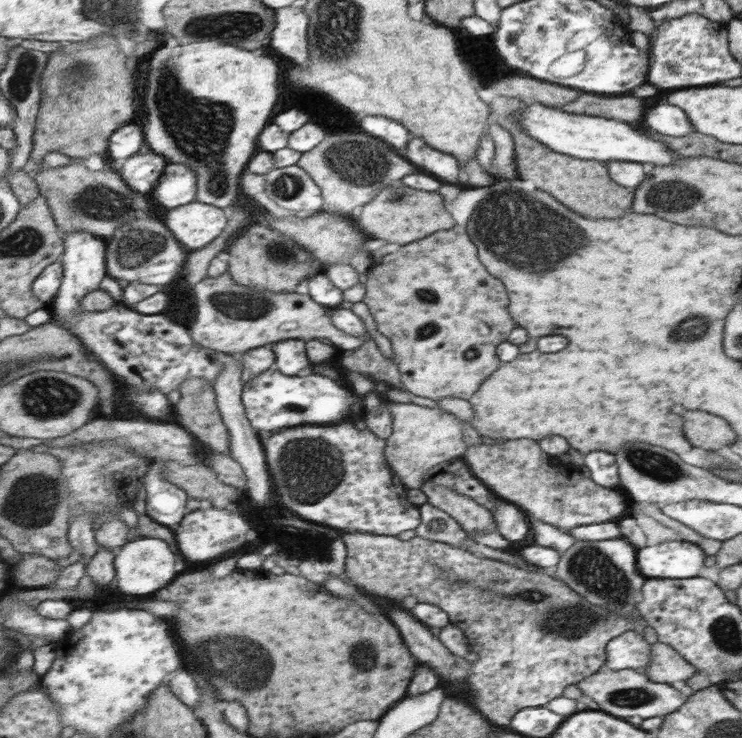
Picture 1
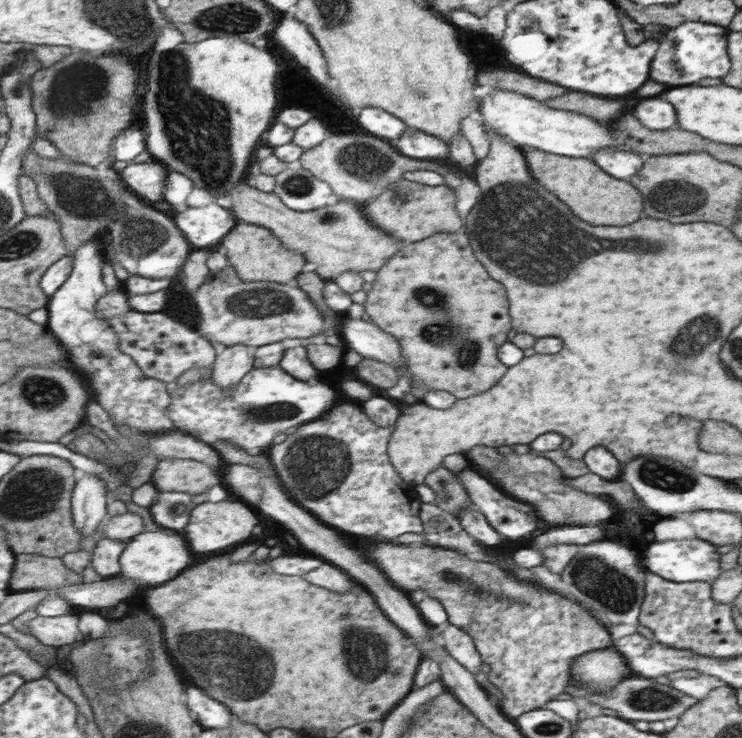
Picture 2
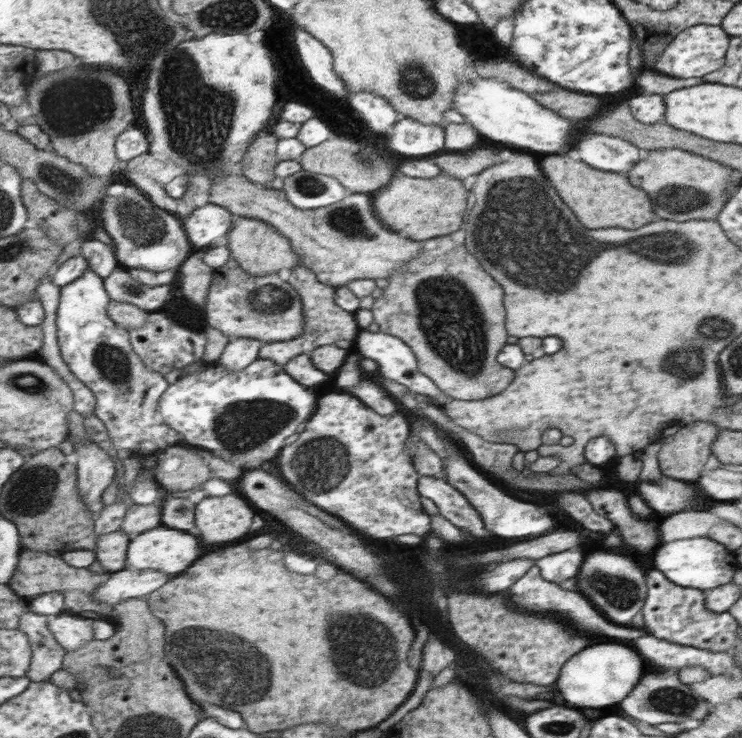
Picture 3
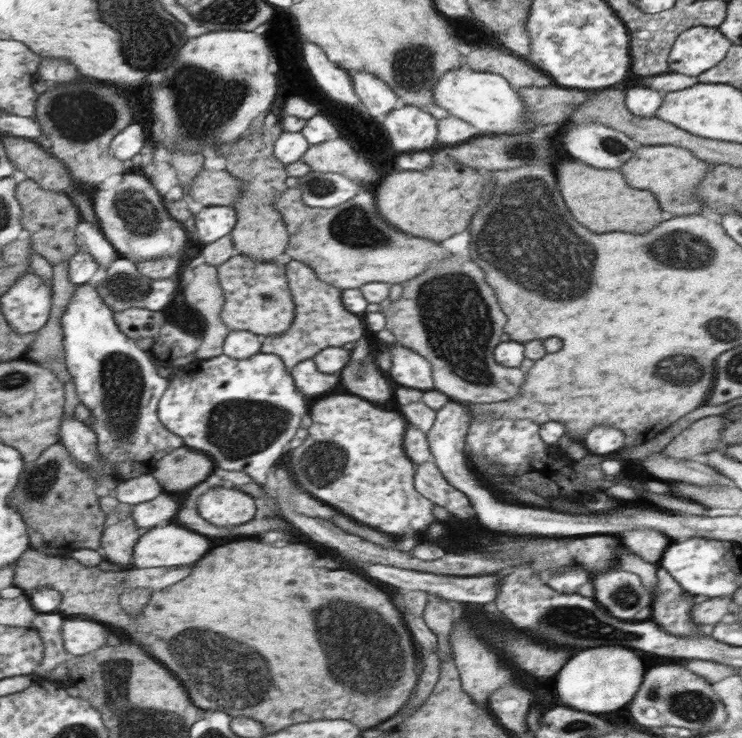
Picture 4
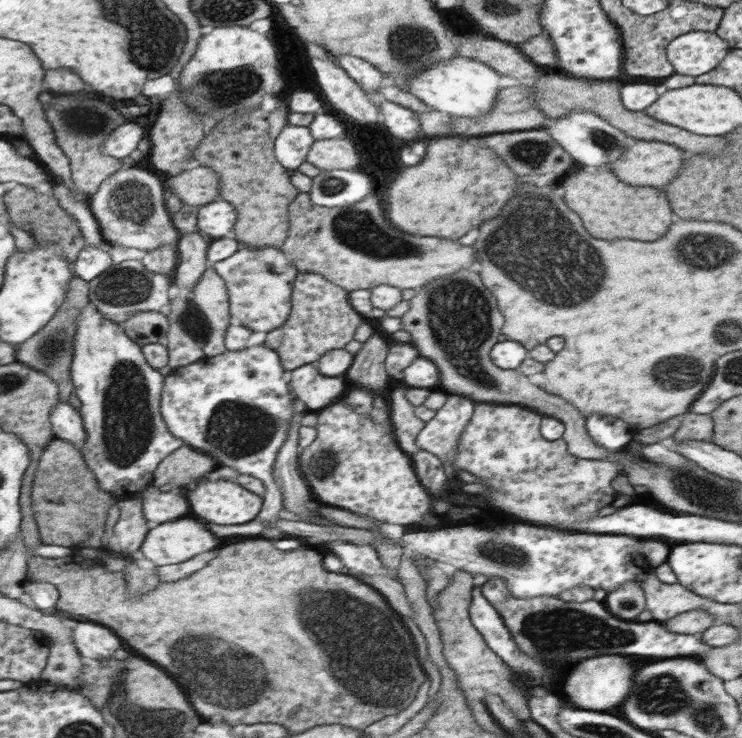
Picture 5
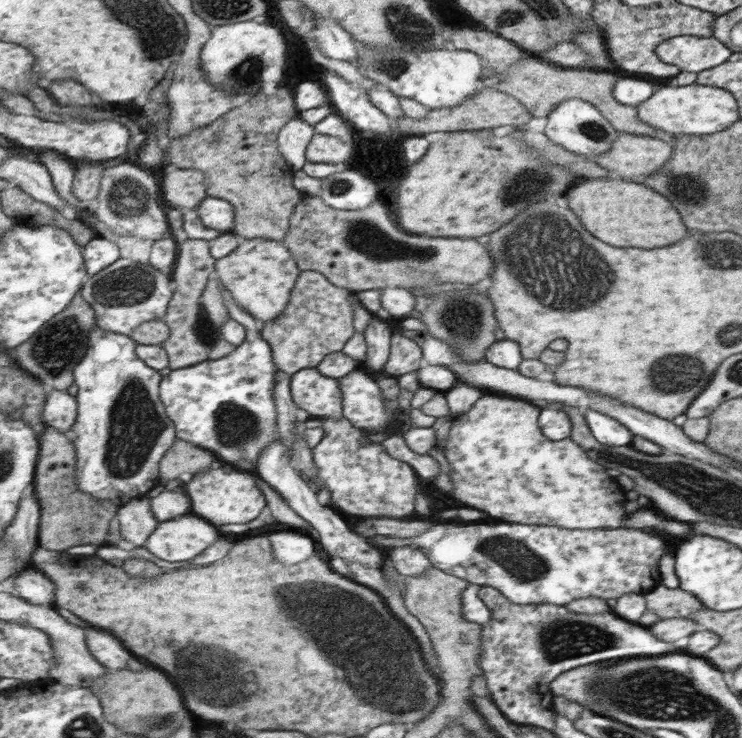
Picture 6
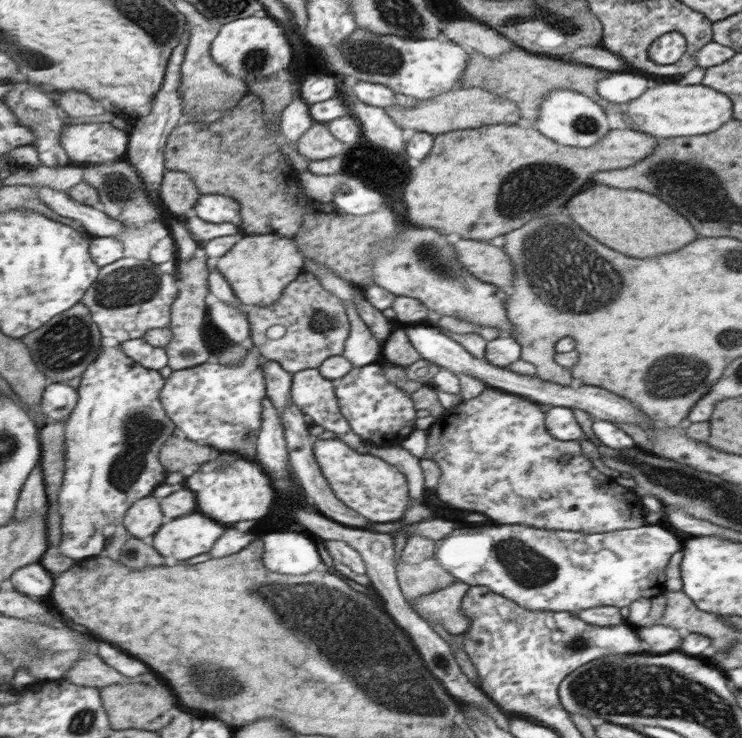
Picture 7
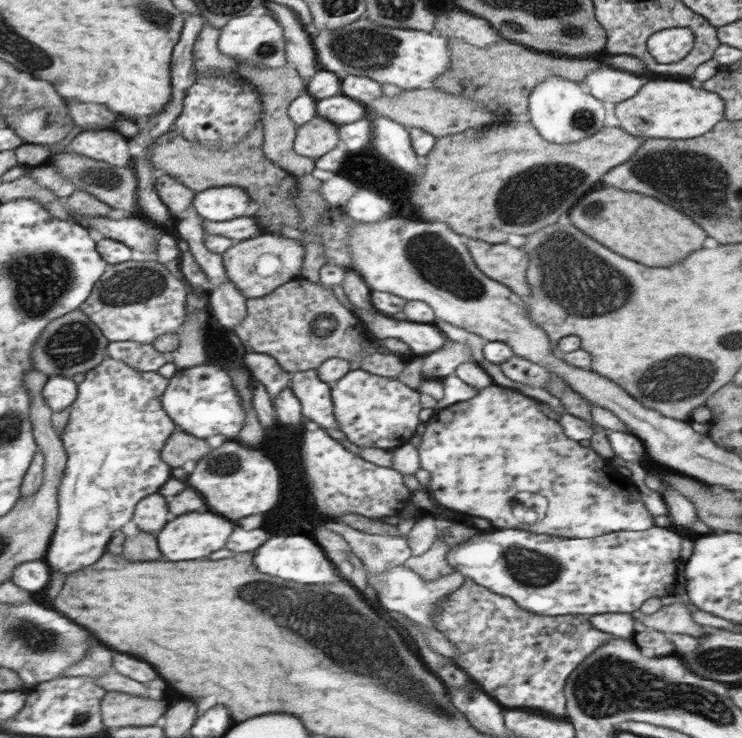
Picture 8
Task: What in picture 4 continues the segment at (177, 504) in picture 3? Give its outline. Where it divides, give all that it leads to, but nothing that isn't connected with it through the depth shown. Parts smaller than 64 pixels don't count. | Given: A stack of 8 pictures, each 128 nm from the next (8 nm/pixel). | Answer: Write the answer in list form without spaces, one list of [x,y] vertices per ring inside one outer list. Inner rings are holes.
[[[180,508],[176,514],[176,522],[184,524],[186,528],[192,528],[194,532],[204,534],[204,536],[214,536],[214,538],[224,538],[224,536],[254,536],[262,534],[264,530],[278,530],[284,528],[284,520],[280,518],[252,518],[248,524],[234,528],[234,530],[224,530],[208,524],[204,518],[194,508]]]

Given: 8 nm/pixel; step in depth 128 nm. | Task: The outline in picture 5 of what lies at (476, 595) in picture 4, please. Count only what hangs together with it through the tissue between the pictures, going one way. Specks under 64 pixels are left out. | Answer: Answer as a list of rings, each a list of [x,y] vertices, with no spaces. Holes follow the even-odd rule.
[[[344,542],[344,556],[338,556],[338,558],[351,573],[395,578],[394,572],[384,567],[384,564],[378,560],[374,548],[370,548],[370,546],[354,546],[354,544]]]

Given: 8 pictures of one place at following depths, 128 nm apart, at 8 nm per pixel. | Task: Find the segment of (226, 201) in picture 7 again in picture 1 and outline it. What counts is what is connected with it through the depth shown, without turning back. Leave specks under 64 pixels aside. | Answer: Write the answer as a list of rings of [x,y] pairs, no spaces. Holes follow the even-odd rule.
[[[198,201],[170,209],[163,220],[172,236],[188,250],[209,247],[230,223],[220,208]]]

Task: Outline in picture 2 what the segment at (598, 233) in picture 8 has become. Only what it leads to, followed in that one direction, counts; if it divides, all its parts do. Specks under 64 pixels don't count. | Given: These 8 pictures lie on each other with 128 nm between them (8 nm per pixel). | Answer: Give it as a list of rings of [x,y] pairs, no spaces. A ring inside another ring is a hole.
[[[530,146],[519,147],[523,152],[533,182],[540,182],[550,192],[556,192],[576,216],[588,220],[588,224],[614,224],[624,226],[640,220],[642,214],[642,196],[634,185],[618,178],[612,178],[600,168],[594,160],[572,158],[541,151]]]

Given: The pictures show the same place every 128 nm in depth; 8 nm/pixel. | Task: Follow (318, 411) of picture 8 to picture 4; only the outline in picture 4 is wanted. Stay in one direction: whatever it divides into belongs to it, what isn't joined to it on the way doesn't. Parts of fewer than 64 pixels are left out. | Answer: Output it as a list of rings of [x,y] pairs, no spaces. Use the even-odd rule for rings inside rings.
[[[312,359],[304,360],[288,370],[295,379],[300,392],[312,400],[330,395],[341,381],[340,373],[326,374],[320,372]]]

